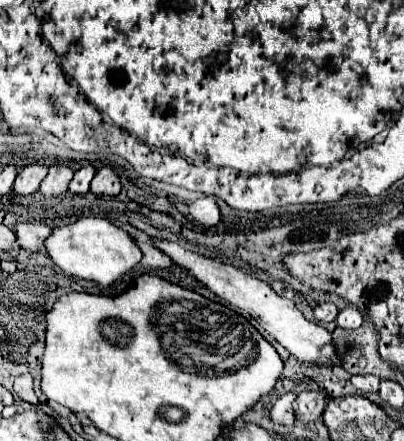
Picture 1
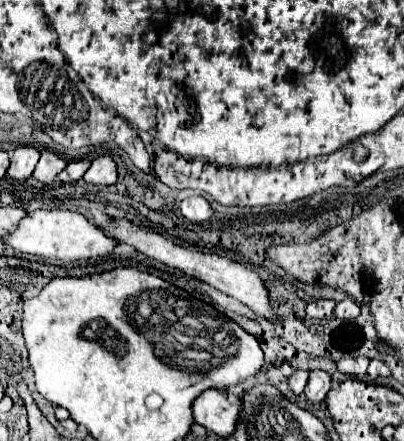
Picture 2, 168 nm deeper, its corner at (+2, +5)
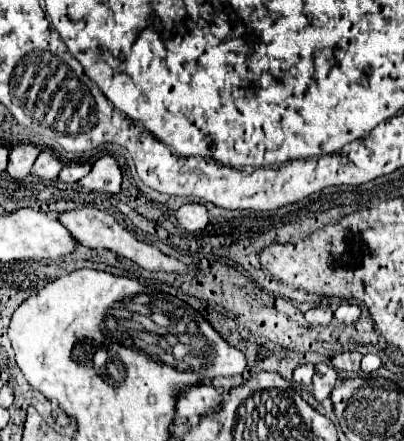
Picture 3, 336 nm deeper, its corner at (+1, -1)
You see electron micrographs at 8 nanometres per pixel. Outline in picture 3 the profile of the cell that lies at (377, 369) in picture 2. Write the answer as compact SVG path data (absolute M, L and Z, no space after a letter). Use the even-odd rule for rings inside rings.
M364 355L362 357L362 373L374 373L374 371L378 371L382 367L382 363L380 363L380 357L378 355Z

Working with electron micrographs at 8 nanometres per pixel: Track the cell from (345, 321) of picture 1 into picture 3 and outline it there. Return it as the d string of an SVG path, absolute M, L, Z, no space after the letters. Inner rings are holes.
M340 303L336 309L334 309L334 319L338 323L356 323L360 317L360 307L356 303Z

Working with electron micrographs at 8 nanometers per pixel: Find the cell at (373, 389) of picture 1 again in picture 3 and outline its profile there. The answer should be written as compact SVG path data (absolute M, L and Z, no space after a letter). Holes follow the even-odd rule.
M342 353L342 355L338 355L338 357L332 359L332 365L336 369L342 369L342 371L360 373L360 359L362 359L360 353Z

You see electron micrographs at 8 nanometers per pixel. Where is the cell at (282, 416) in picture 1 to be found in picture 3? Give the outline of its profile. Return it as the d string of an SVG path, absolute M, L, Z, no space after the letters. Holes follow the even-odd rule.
M302 365L294 371L294 381L300 385L300 387L310 387L312 385L312 375L314 375L314 365Z

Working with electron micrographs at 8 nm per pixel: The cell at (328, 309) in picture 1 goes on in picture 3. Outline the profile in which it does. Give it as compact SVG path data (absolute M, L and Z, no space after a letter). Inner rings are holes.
M318 305L318 307L310 307L304 315L310 325L328 325L332 321L333 310L330 305Z

